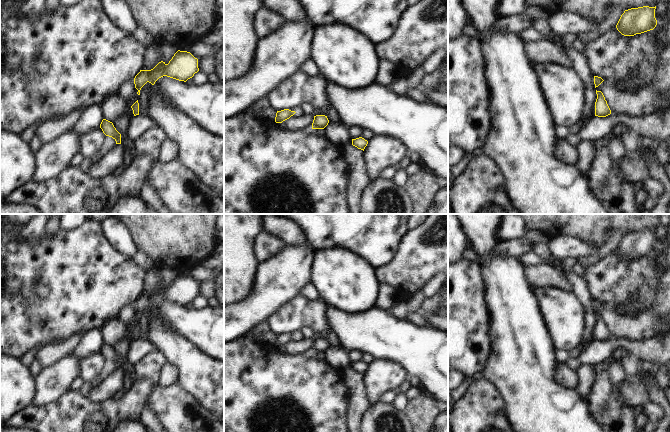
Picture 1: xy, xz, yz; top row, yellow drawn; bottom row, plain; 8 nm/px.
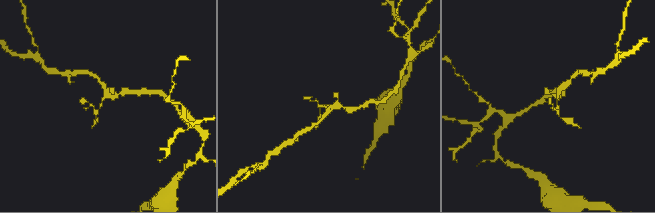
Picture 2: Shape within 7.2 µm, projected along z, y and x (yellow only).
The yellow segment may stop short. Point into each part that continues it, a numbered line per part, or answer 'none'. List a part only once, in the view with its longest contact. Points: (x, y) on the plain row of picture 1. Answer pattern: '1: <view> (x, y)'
none

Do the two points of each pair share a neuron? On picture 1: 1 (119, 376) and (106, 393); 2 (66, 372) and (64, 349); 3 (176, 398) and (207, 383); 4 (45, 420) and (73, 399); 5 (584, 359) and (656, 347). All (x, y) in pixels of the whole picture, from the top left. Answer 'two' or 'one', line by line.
1: one
2: two
3: two
4: one
5: one

